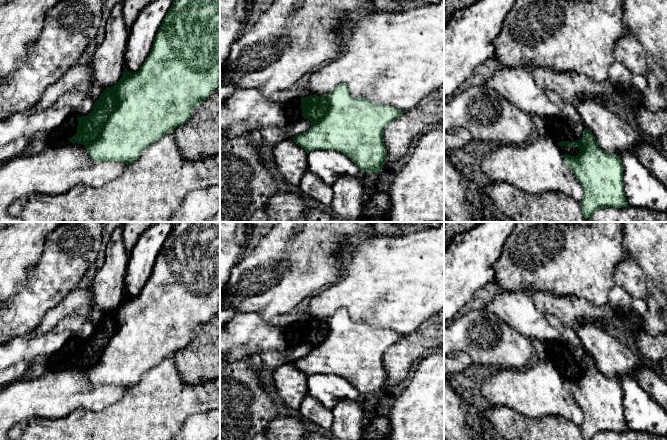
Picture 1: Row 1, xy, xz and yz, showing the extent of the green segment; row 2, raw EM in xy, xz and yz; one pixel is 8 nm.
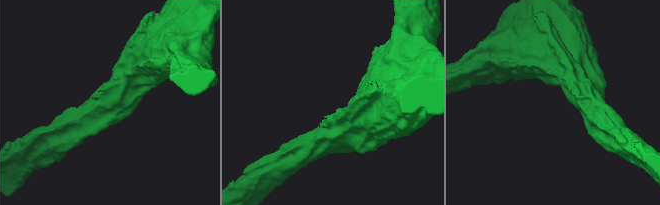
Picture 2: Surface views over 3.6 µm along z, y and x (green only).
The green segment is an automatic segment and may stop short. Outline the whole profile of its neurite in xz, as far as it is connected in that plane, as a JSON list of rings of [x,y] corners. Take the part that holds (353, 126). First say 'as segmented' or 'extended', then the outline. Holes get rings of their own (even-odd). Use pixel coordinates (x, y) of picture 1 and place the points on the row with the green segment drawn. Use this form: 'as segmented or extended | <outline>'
as segmented | [[[346,84],[338,85],[325,95],[310,95],[301,98],[304,119],[311,121],[311,127],[293,137],[294,142],[309,153],[314,150],[334,150],[350,158],[362,172],[381,171],[387,158],[383,140],[385,127],[399,118],[406,110],[376,104],[365,98],[355,98]]]

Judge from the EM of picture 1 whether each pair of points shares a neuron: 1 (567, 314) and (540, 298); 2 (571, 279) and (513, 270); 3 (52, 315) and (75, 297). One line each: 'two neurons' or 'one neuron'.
1: one neuron
2: one neuron
3: one neuron

